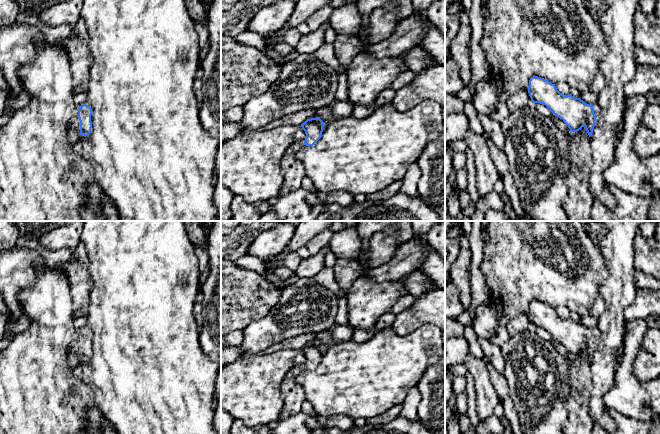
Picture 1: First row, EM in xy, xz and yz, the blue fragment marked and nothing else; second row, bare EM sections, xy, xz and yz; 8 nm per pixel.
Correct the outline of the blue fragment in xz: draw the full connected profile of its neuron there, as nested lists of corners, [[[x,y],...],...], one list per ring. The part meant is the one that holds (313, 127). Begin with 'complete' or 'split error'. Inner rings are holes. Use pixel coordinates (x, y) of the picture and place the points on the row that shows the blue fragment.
split error; [[[320,117],[311,118],[301,124],[301,127],[306,134],[305,140],[289,146],[280,162],[285,173],[285,179],[279,196],[301,187],[302,179],[306,176],[306,173],[303,164],[296,159],[296,154],[304,145],[313,146],[321,138],[324,122]]]

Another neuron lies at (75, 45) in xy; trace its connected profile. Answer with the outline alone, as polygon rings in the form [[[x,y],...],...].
[[[81,17],[72,27],[71,34],[68,37],[53,41],[56,47],[66,52],[69,59],[74,94],[86,92],[88,89],[92,60],[88,43],[88,30],[84,19]]]

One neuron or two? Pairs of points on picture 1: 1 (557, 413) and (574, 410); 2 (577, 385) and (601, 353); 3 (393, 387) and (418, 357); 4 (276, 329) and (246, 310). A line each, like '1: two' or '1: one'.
1: two
2: two
3: one
4: two

